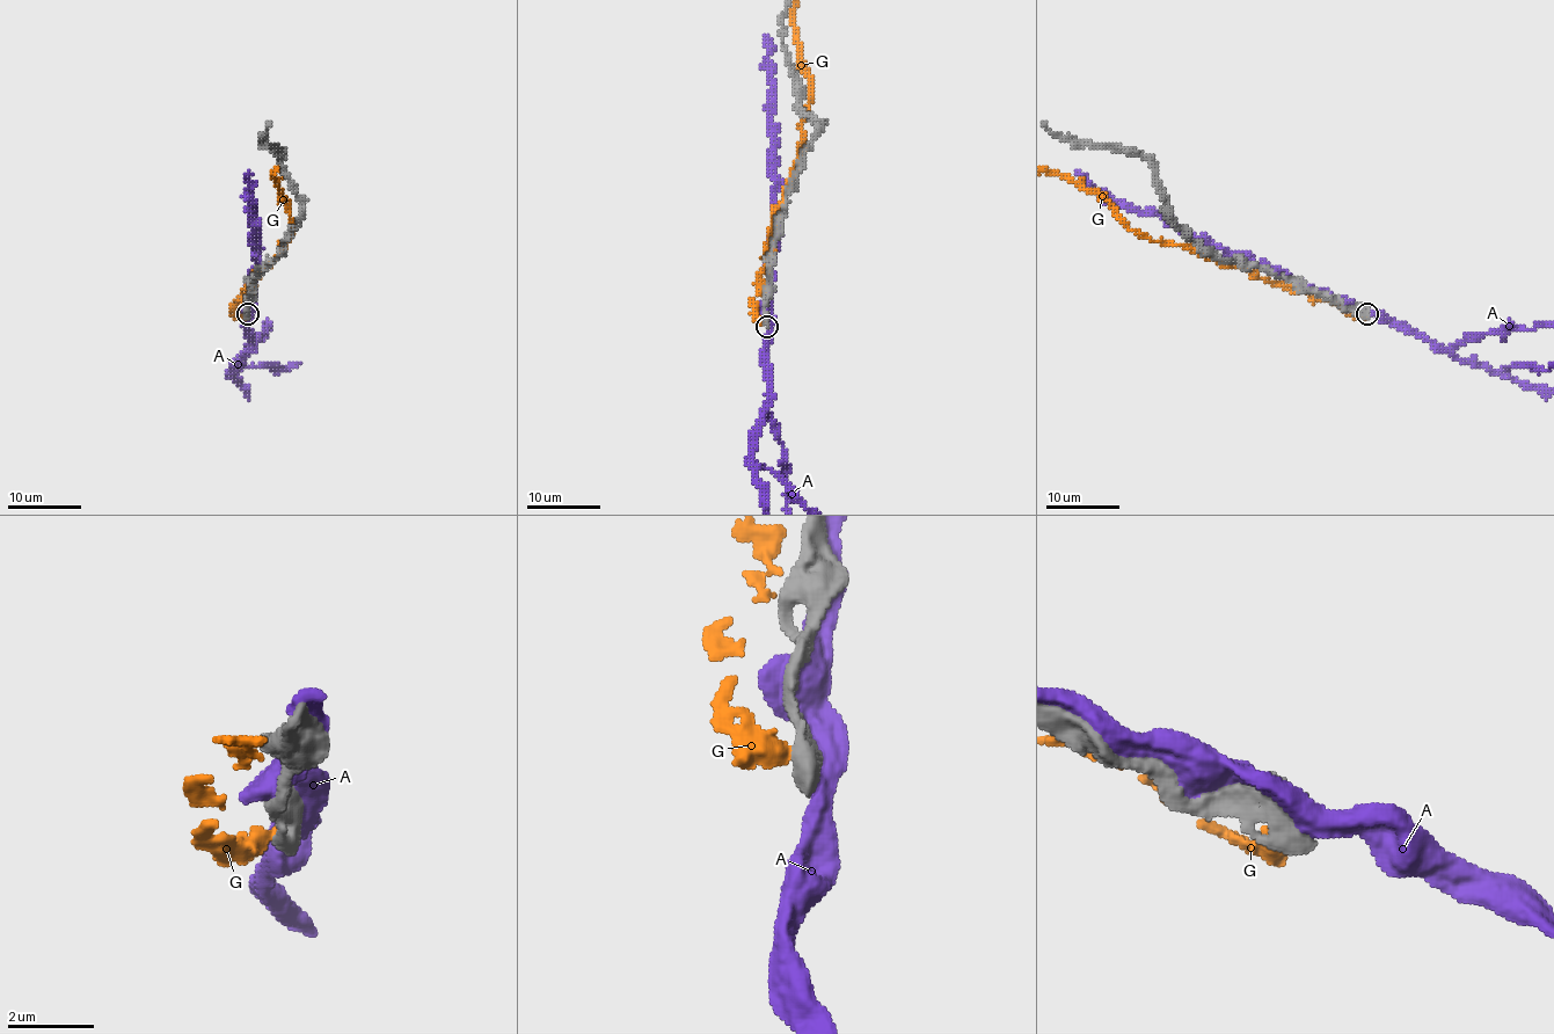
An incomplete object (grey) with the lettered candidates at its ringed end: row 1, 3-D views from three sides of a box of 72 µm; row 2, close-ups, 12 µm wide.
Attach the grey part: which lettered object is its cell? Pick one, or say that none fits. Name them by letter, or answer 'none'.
none

